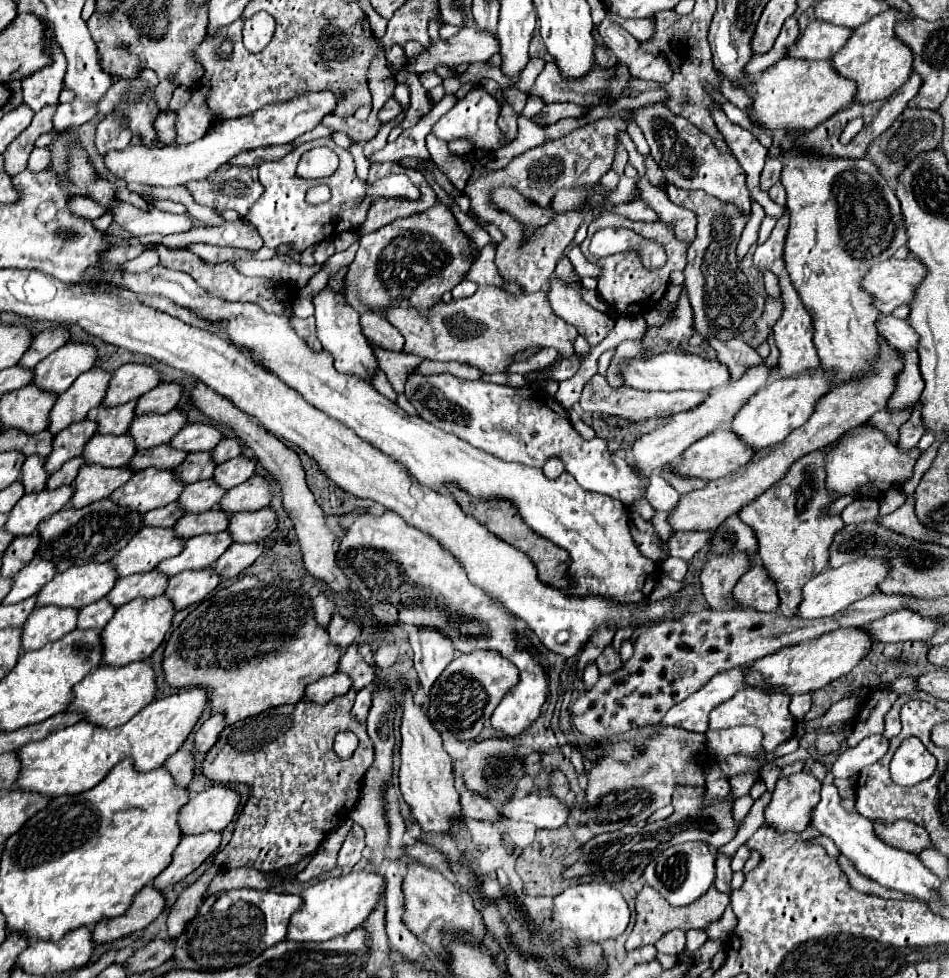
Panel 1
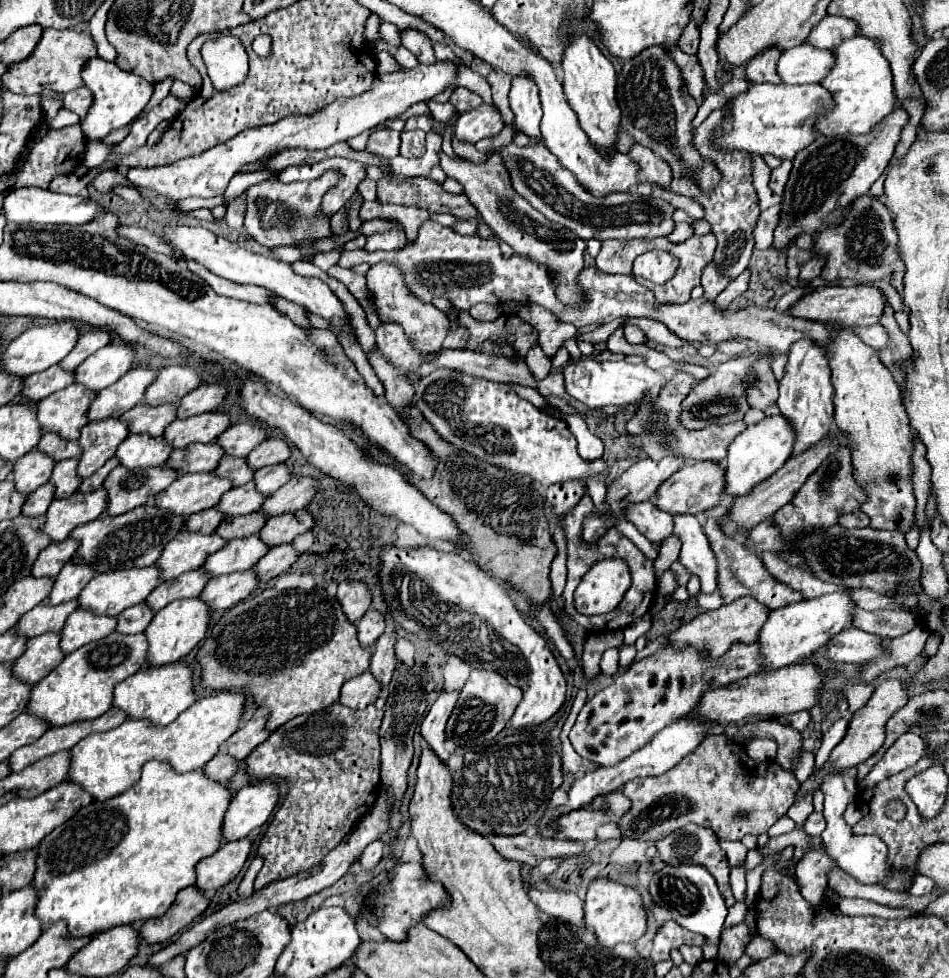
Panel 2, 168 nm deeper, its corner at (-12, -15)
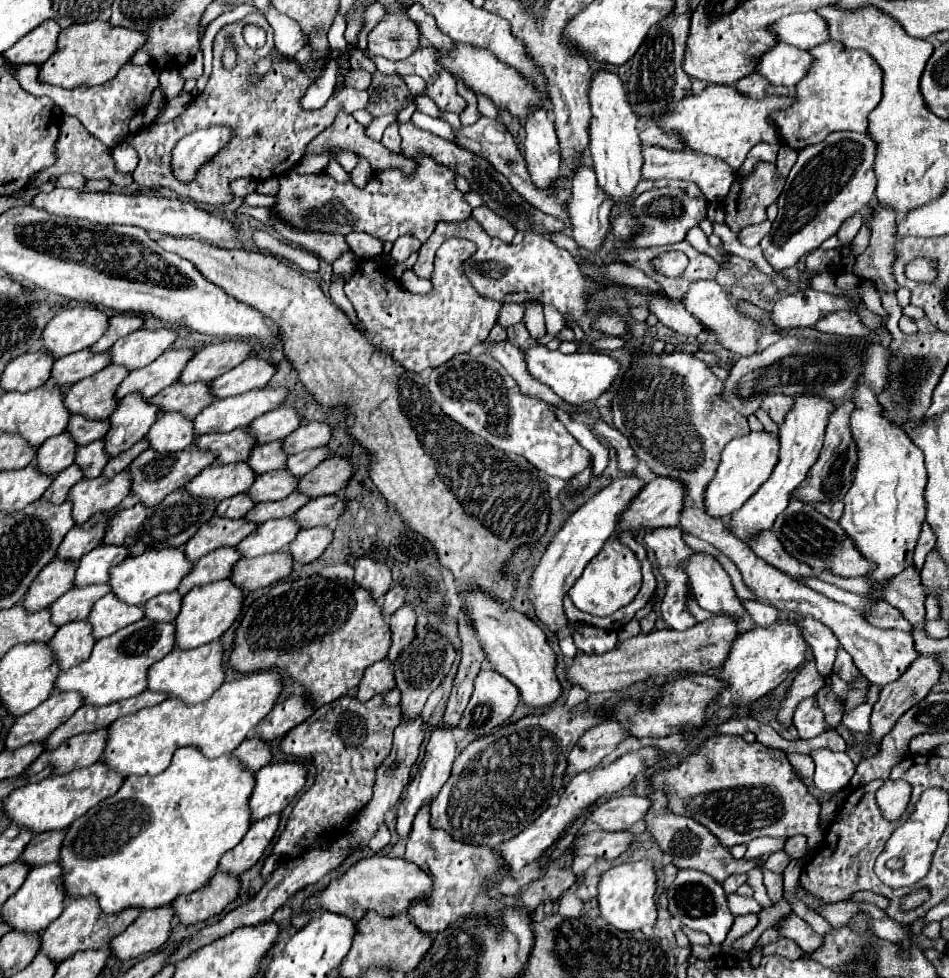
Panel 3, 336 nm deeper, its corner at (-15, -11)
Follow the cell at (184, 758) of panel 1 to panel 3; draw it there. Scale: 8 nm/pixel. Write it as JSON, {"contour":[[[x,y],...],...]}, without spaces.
{"contour":[[[248,736],[234,752],[232,758],[236,758],[242,766],[246,766],[252,774],[258,772],[262,766],[270,762],[270,748],[266,742],[258,740],[258,736]]]}

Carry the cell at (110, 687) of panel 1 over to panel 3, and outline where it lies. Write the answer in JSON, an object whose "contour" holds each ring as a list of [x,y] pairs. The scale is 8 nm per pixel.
{"contour":[[[210,642],[194,650],[172,650],[168,656],[148,668],[148,690],[164,692],[170,698],[180,698],[186,706],[200,704],[212,696],[216,688],[224,682],[222,668],[222,646],[220,642]]]}

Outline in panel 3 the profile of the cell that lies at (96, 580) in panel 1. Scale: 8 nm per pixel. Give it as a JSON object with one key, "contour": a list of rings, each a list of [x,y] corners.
{"contour":[[[164,548],[164,550],[152,550],[144,552],[134,558],[122,560],[116,568],[112,568],[108,586],[110,592],[118,596],[118,600],[124,600],[126,604],[142,606],[150,598],[162,594],[162,592],[174,592],[180,584],[180,580],[192,570],[192,562],[186,560],[182,548]]]}

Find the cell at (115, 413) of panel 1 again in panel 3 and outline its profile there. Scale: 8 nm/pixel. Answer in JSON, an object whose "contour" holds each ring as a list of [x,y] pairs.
{"contour":[[[172,384],[164,388],[162,394],[156,394],[148,400],[148,404],[158,406],[164,412],[180,412],[184,418],[194,418],[204,406],[212,402],[208,384]]]}

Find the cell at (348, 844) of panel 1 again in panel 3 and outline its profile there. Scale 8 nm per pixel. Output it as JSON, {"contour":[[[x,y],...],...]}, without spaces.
{"contour":[[[382,824],[380,830],[376,832],[376,836],[372,838],[372,842],[368,844],[368,848],[370,848],[374,854],[378,854],[378,852],[382,852],[388,844],[390,844],[390,832],[388,832],[386,824]]]}

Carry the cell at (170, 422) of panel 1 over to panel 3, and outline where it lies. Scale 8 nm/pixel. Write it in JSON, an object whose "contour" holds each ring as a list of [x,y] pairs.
{"contour":[[[260,388],[232,398],[216,400],[204,408],[192,422],[194,434],[212,434],[212,432],[232,432],[234,428],[248,426],[254,418],[278,408],[288,390],[286,388]]]}

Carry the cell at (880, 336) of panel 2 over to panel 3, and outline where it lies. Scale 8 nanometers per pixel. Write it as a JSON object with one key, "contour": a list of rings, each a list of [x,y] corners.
{"contour":[[[844,310],[832,312],[830,316],[822,318],[814,328],[820,330],[820,332],[852,336],[852,338],[862,338],[862,336],[872,334],[872,330],[868,326],[864,326],[864,322],[854,312],[844,312]]]}

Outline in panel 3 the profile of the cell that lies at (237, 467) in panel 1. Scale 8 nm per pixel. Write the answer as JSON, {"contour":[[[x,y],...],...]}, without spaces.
{"contour":[[[314,448],[314,450],[306,450],[306,452],[300,452],[300,454],[288,456],[286,470],[290,472],[290,476],[304,476],[312,468],[316,468],[326,456],[328,456],[326,448]]]}

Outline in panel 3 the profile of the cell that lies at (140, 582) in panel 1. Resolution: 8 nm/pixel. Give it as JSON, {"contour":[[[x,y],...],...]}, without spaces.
{"contour":[[[218,548],[216,552],[206,554],[204,558],[200,558],[200,560],[194,564],[190,576],[186,576],[186,578],[180,582],[178,592],[184,596],[184,594],[186,594],[190,588],[194,588],[194,586],[210,584],[210,582],[228,578],[232,566],[234,566],[238,560],[240,560],[240,554],[238,554],[234,548]]]}

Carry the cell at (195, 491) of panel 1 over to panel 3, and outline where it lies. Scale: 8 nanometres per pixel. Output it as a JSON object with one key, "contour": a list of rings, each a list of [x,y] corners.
{"contour":[[[272,470],[266,474],[256,476],[252,488],[248,494],[252,496],[254,502],[276,502],[280,498],[286,498],[294,492],[298,478],[290,476],[284,470]]]}

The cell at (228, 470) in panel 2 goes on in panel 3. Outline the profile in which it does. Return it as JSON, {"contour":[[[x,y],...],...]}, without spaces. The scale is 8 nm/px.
{"contour":[[[282,440],[252,448],[252,456],[248,456],[248,460],[246,460],[246,464],[250,464],[250,468],[256,474],[284,468],[284,462],[286,462],[286,454],[282,452]]]}

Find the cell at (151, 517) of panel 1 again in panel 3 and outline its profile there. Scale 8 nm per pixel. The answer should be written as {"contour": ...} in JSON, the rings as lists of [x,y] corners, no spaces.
{"contour":[[[238,494],[238,496],[232,496],[228,500],[222,500],[216,506],[216,514],[230,518],[230,520],[236,520],[236,518],[242,518],[252,506],[254,506],[254,502],[248,494]]]}

